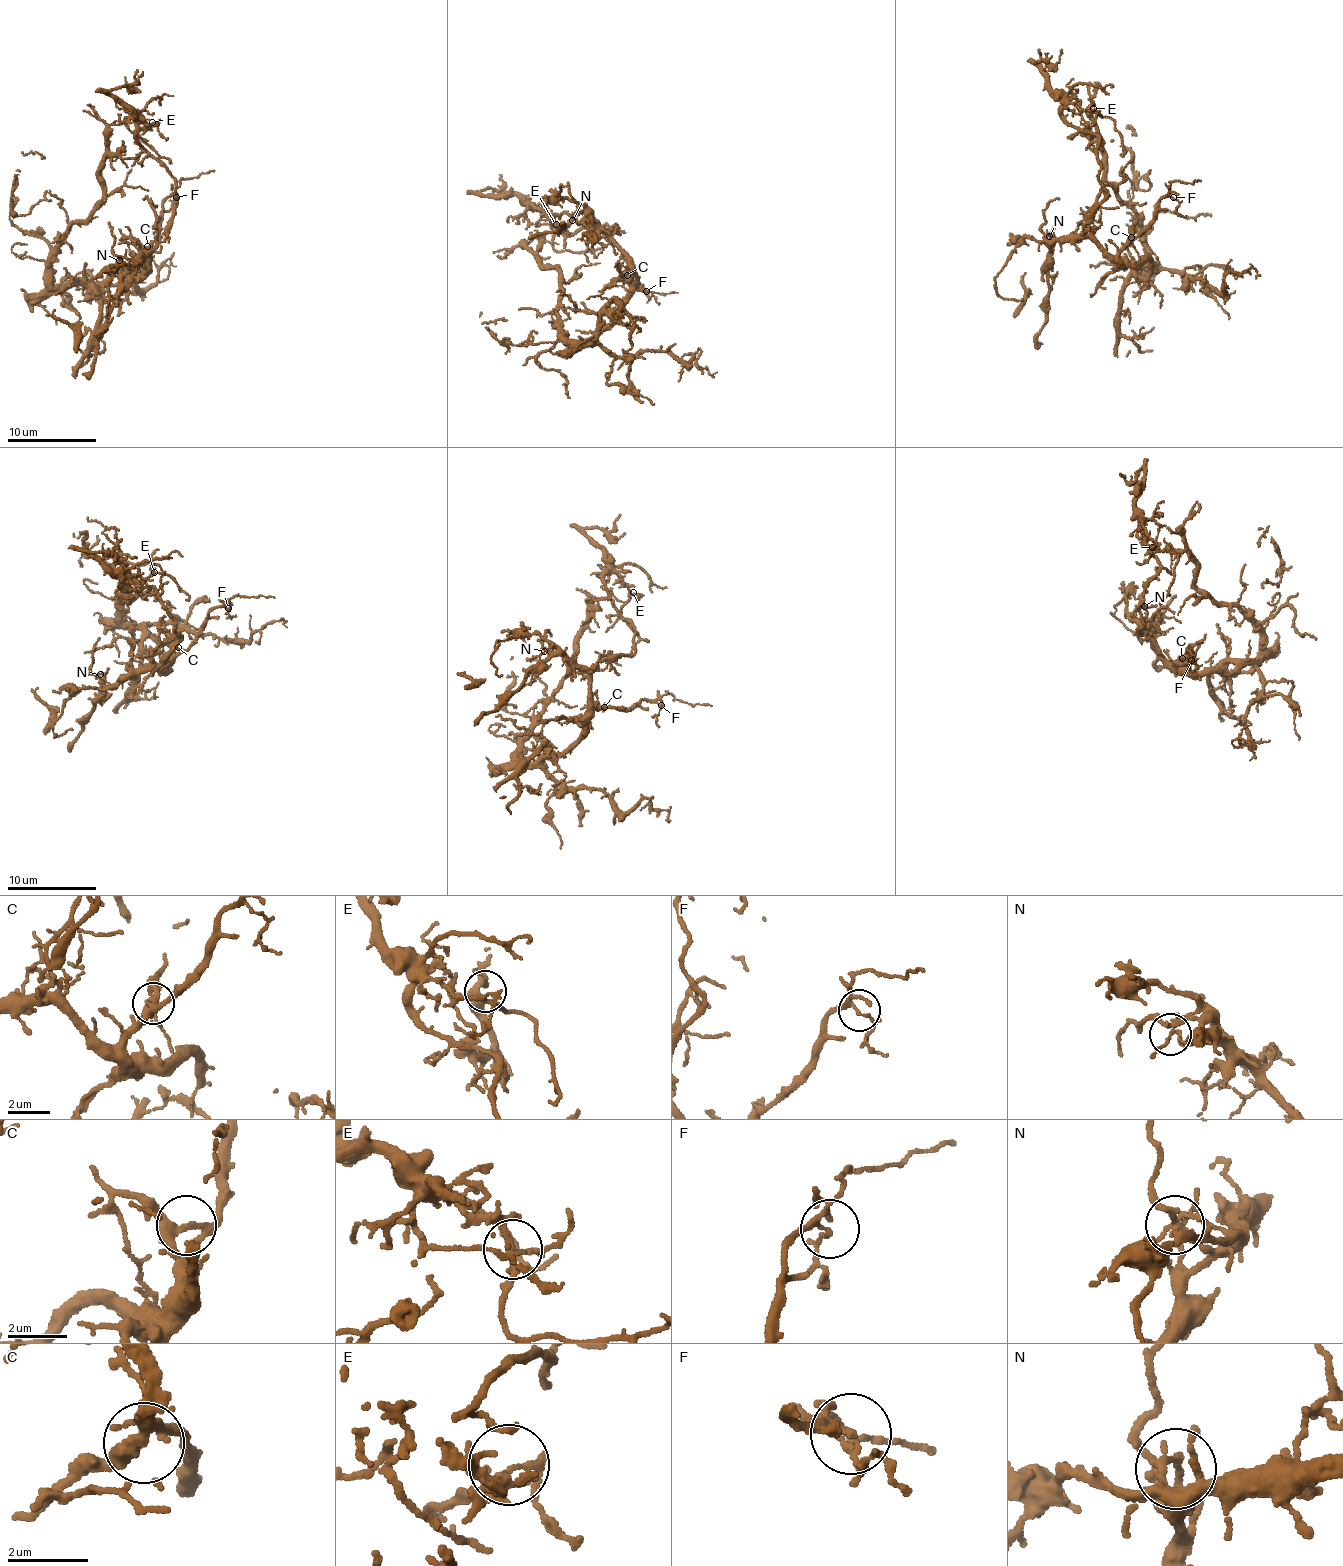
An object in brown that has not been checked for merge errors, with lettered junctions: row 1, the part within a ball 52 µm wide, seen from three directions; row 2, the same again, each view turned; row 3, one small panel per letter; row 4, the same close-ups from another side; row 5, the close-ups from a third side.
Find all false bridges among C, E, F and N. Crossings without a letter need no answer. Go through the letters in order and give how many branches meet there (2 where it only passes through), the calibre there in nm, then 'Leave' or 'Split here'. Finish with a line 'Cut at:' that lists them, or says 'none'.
C: Branches: 3. Thickness 300 nm. Leave
E: Branches: 3. Thickness 180 nm. Leave
F: Branches: 4. Thickness 140 nm. Leave
N: Branches: 3. Thickness 100 nm. Leave
Cut at: none

